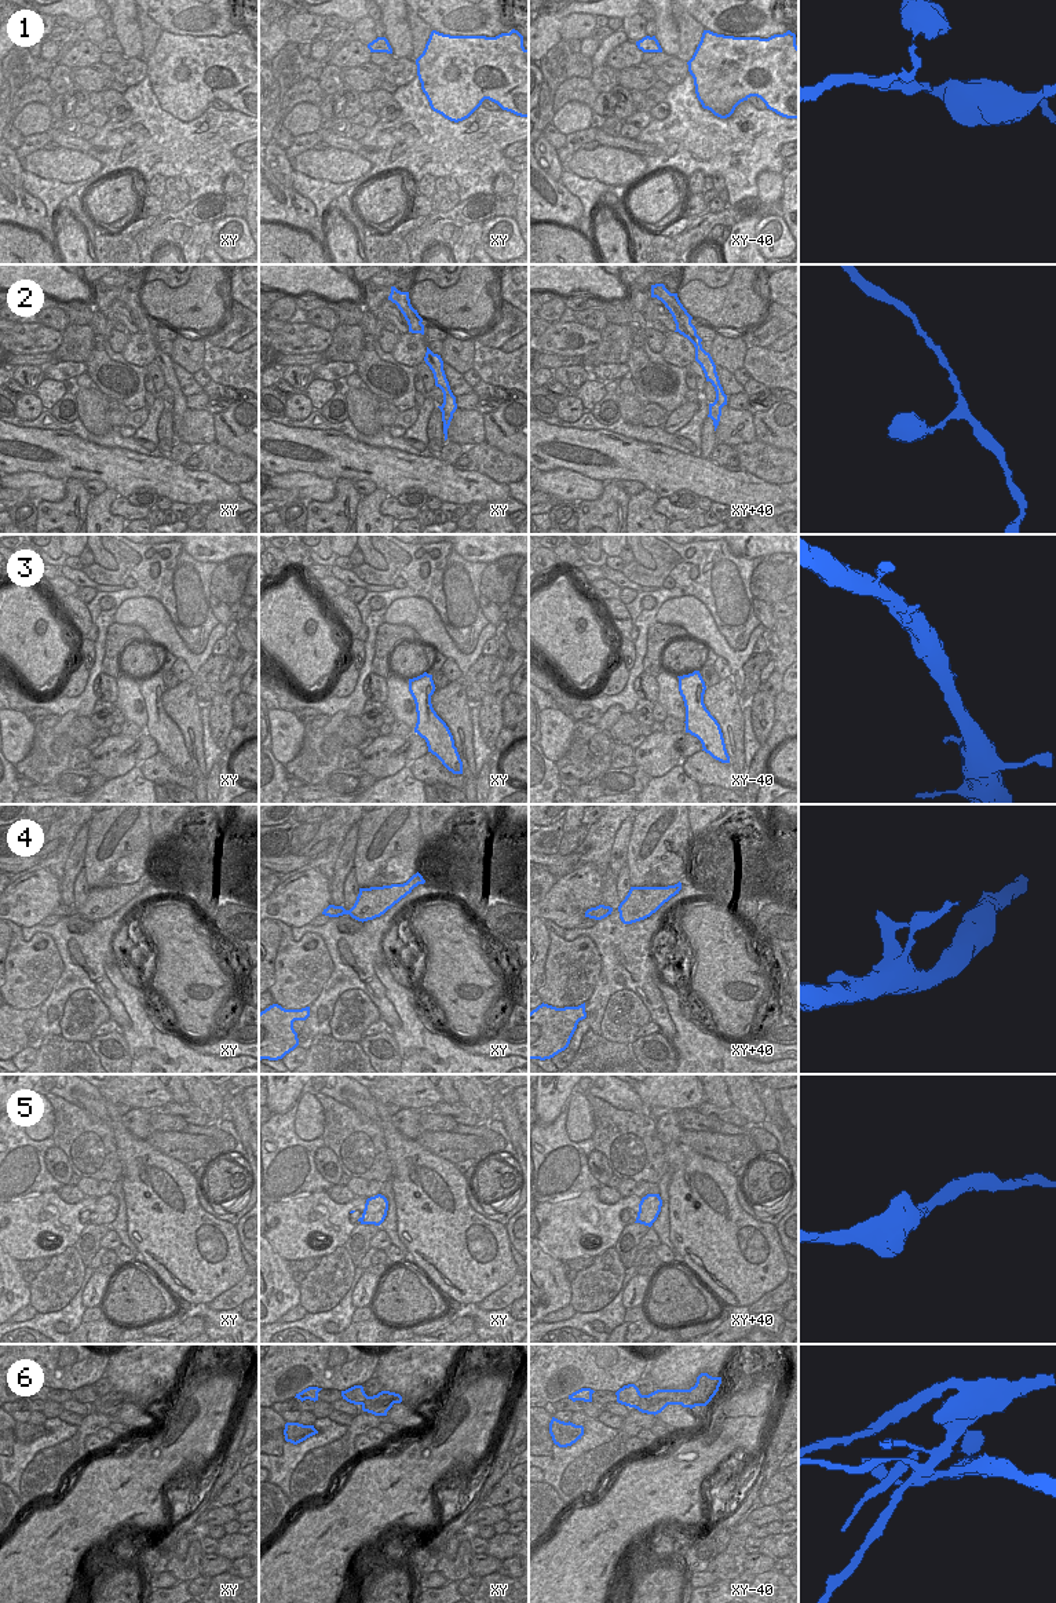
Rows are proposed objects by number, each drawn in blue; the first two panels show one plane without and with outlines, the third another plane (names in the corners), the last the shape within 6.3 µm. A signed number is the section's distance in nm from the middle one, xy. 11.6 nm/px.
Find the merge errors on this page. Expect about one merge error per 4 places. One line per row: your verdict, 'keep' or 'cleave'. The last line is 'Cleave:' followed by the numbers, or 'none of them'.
1: keep
2: keep
3: keep
4: keep
5: keep
6: cleave
Cleave: 6

